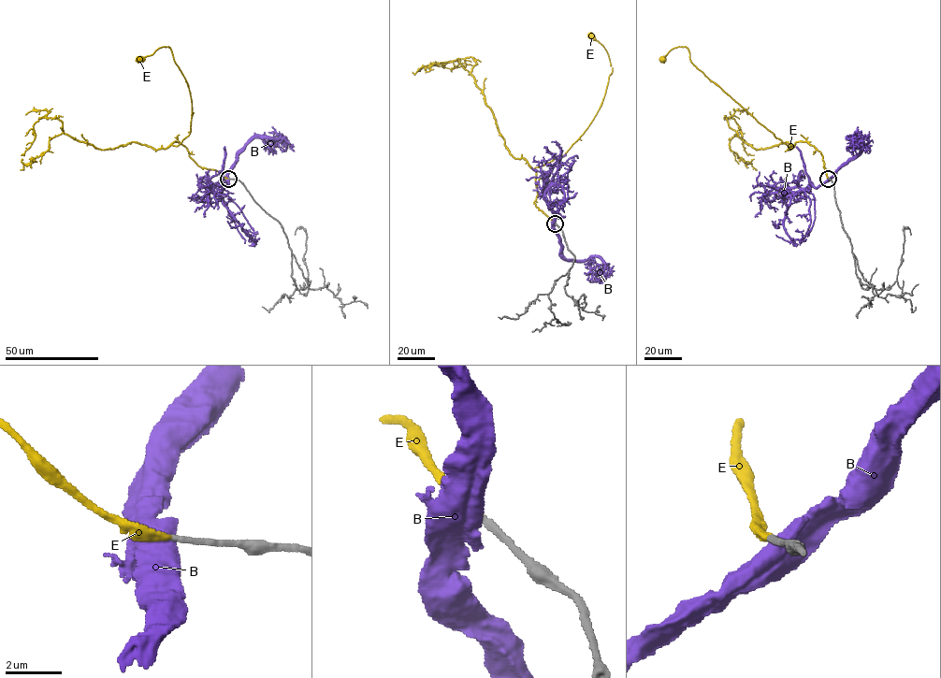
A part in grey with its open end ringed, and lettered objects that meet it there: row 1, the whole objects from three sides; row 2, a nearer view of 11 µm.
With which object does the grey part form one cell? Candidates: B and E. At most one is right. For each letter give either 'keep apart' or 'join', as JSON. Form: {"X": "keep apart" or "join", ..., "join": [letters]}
{"B": "keep apart", "E": "join", "join": ["E"]}

